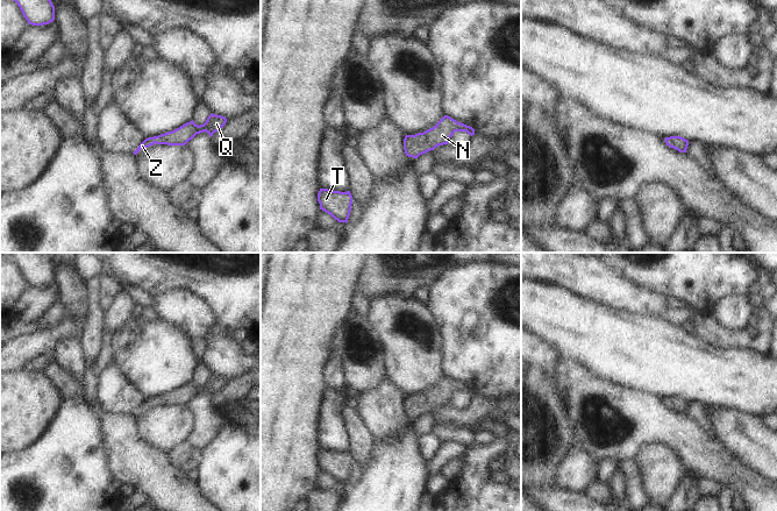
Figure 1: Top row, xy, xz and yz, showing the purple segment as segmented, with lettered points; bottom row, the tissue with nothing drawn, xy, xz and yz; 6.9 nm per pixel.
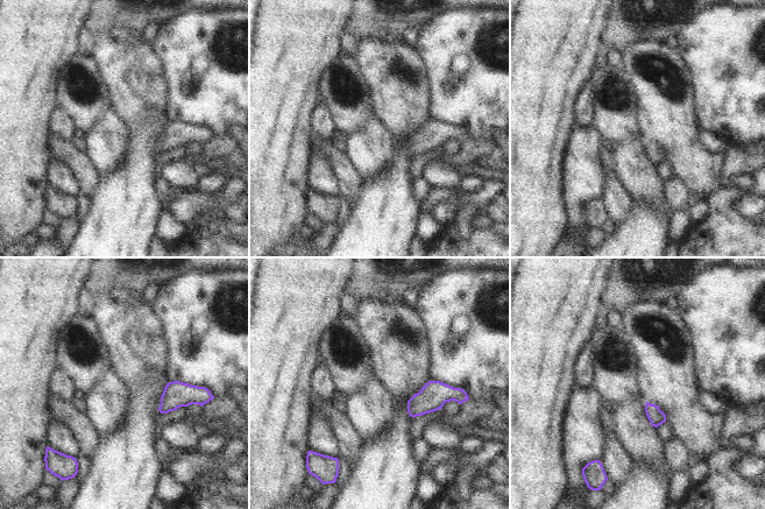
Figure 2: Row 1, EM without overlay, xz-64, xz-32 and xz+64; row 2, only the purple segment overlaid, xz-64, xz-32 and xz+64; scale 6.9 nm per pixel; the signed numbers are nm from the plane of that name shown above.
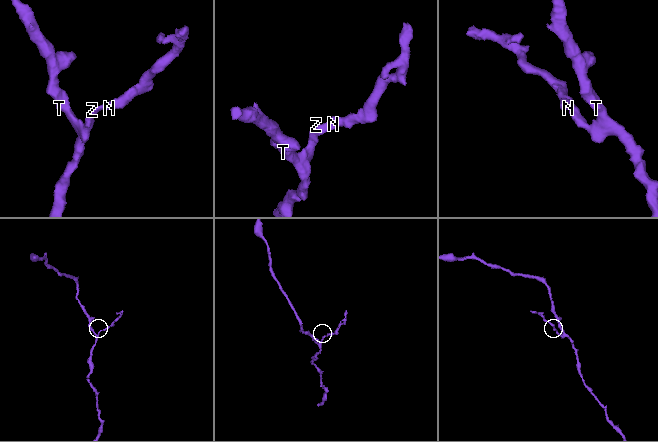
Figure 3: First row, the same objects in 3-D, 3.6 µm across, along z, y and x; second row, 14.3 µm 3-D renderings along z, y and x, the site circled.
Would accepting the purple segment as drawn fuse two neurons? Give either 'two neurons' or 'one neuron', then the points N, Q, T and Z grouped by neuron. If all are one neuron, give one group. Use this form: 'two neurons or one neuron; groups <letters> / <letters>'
one neuron; groups N Q T Z

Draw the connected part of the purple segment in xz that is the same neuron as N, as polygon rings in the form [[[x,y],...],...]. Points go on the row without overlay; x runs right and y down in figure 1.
[[[444,376],[433,389],[415,396],[406,396],[404,399],[405,414],[408,418],[418,419],[439,406],[448,405],[455,392],[466,392],[471,397],[475,396],[472,388]]]

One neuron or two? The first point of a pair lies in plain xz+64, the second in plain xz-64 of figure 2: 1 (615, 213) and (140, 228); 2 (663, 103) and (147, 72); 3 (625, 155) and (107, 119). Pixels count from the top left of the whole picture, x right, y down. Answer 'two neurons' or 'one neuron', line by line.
1: two neurons
2: one neuron
3: one neuron

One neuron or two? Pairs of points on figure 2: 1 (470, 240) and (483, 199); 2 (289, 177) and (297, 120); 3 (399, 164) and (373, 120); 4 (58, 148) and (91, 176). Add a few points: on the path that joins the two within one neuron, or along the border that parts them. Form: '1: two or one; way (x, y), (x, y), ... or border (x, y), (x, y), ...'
1: one; way (469, 230), (469, 210), (473, 206)
2: one; way (289, 163), (289, 134)
3: two; border (392, 135), (390, 162), (376, 175)
4: one; way (66, 154), (83, 169)

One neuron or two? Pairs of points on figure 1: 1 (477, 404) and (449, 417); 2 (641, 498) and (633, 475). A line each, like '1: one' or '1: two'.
1: one
2: one

